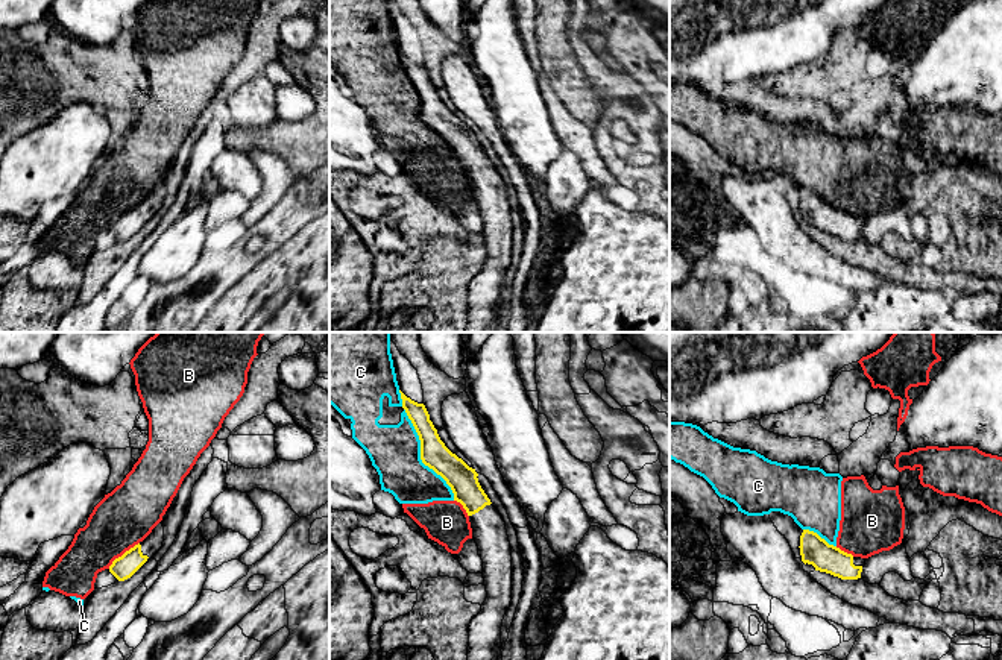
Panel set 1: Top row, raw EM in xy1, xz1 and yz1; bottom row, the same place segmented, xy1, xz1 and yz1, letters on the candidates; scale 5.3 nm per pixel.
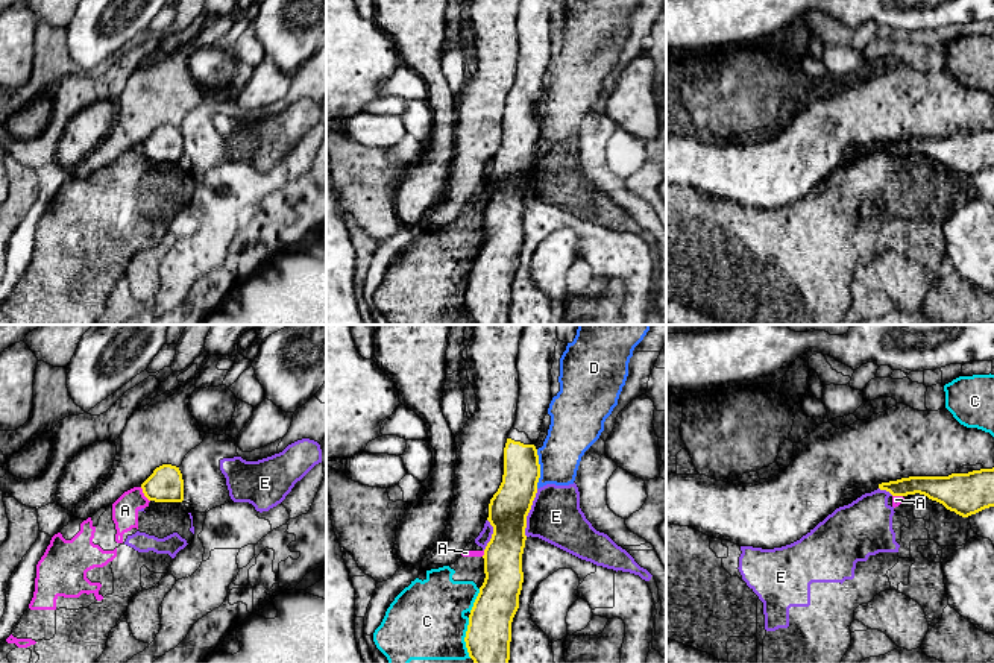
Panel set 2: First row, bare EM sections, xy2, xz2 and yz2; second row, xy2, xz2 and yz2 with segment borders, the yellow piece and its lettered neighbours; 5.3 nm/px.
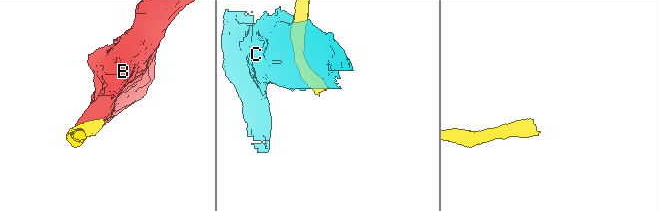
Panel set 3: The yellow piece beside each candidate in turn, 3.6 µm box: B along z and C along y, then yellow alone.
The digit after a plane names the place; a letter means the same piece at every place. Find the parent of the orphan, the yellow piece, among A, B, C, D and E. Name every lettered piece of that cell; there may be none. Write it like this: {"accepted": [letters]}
{"accepted": []}

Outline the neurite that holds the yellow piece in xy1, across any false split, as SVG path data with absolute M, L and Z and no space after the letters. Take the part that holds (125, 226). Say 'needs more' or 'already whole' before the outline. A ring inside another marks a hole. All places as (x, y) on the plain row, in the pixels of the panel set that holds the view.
needs more | M159 182L152 193L138 205L115 218L109 226L109 232L118 240L131 238L140 228L143 228L162 206L164 187Z

